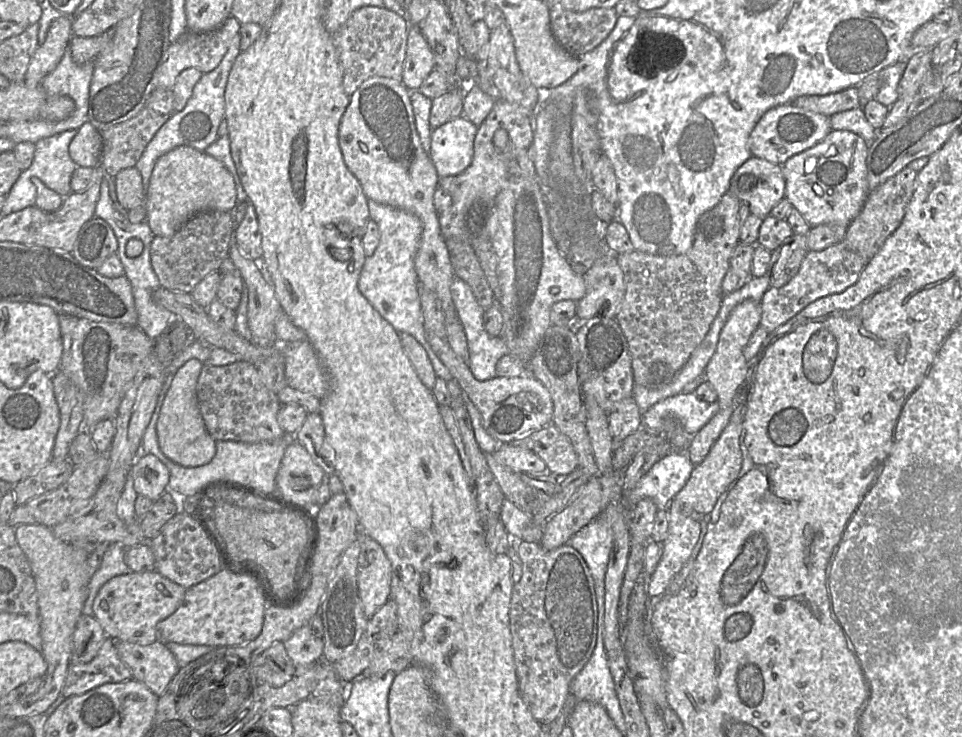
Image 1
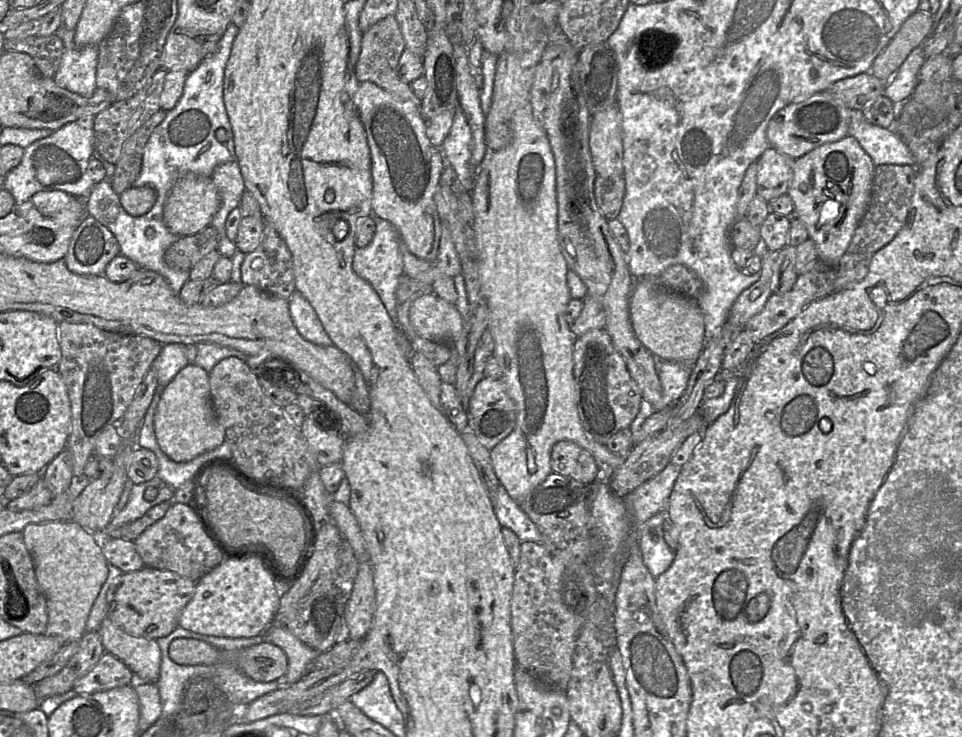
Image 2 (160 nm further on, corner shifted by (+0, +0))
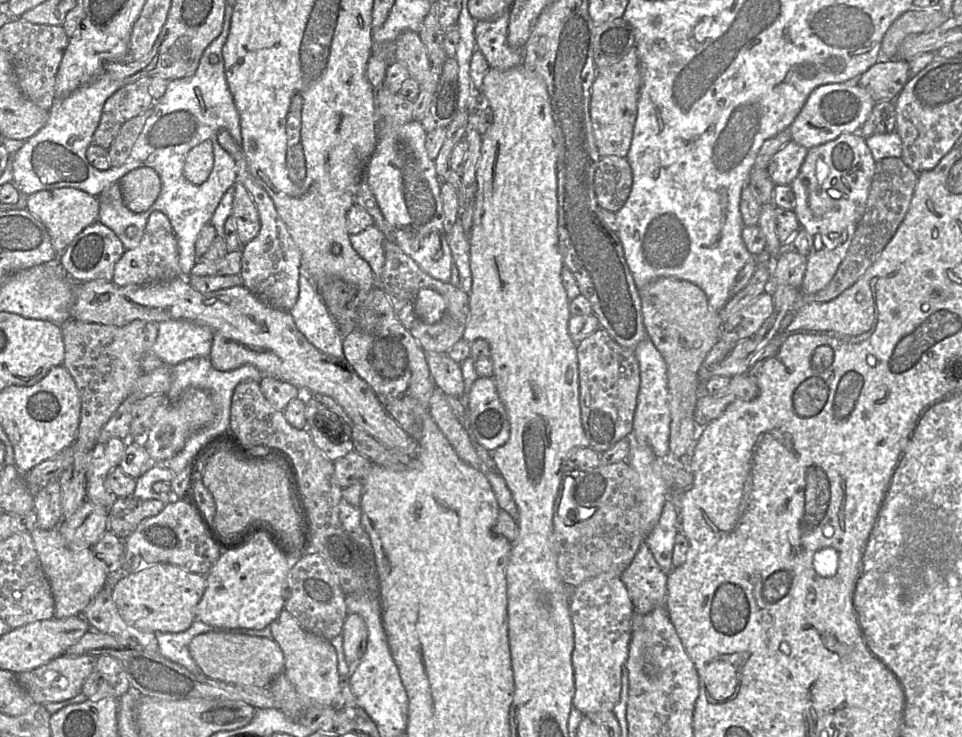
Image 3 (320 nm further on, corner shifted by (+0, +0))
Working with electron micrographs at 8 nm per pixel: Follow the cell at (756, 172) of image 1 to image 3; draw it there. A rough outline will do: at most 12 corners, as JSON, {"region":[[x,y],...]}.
{"region":[[788,141],[767,167],[775,185],[790,185],[808,149]]}

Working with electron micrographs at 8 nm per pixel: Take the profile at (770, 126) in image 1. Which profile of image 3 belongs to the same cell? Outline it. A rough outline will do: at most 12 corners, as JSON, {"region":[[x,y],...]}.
{"region":[[856,80],[815,88],[789,127],[810,149],[858,133],[875,101]]}

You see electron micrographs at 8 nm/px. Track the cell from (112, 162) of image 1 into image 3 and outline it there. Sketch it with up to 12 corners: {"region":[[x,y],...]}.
{"region":[[151,77],[106,100],[94,133],[108,150],[124,123],[152,107]]}

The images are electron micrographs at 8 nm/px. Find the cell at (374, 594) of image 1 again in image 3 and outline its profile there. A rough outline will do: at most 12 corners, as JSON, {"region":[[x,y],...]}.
{"region":[[348,614],[343,649],[351,671],[363,657],[368,627]]}

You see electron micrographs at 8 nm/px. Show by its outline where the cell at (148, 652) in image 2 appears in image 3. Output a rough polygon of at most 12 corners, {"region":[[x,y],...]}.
{"region":[[103,588],[83,610],[90,628],[159,651],[155,633],[124,621]]}

